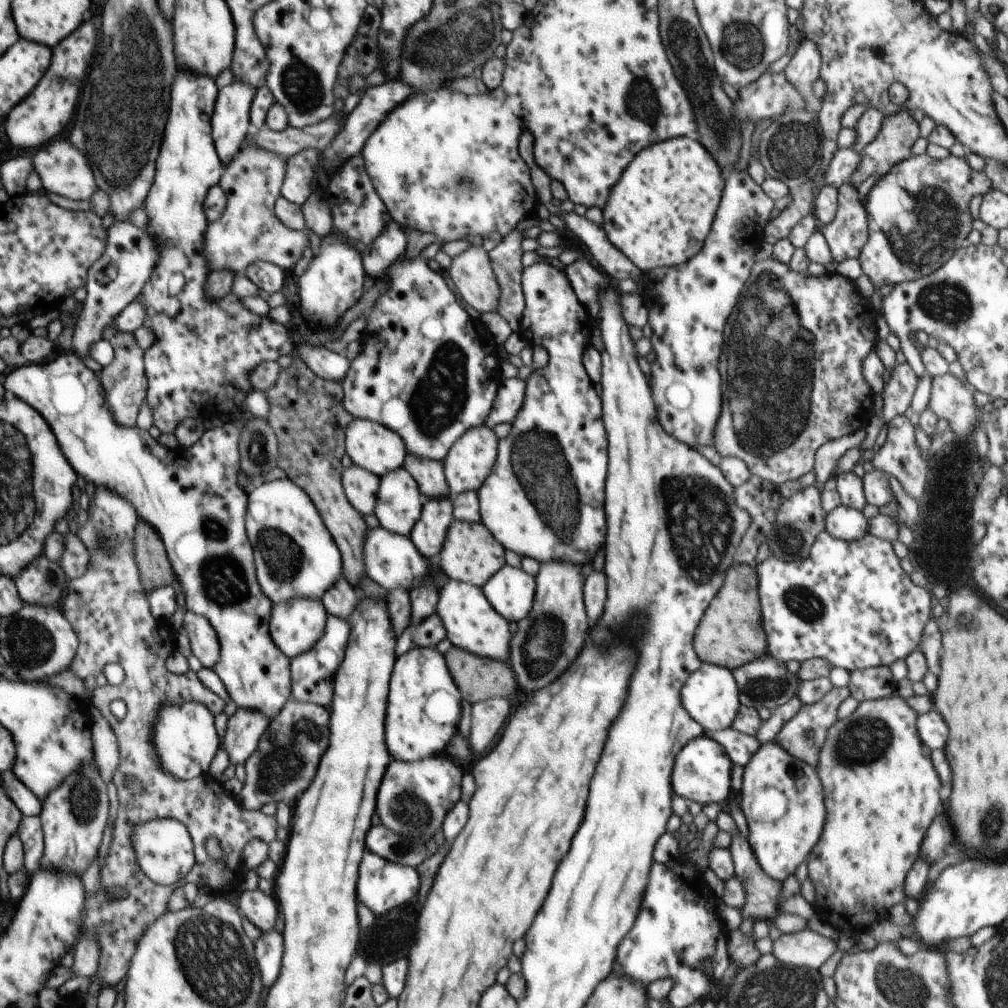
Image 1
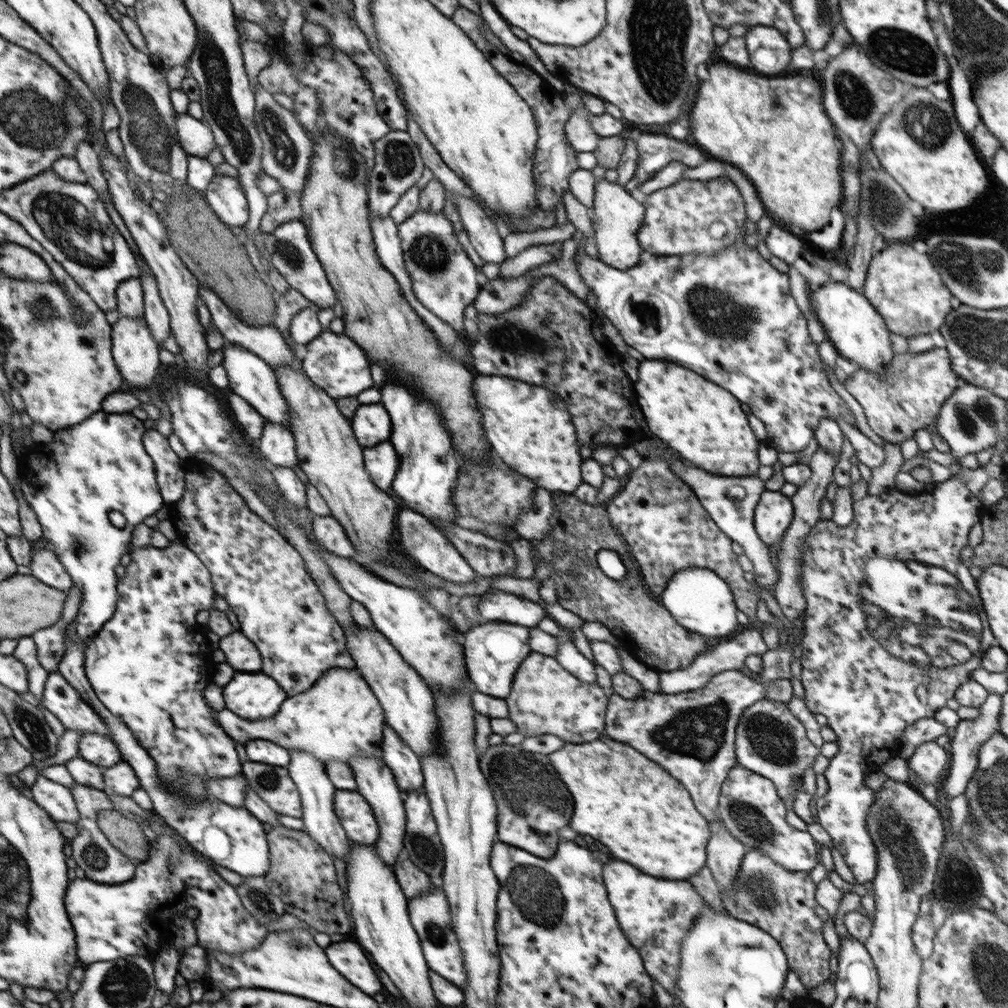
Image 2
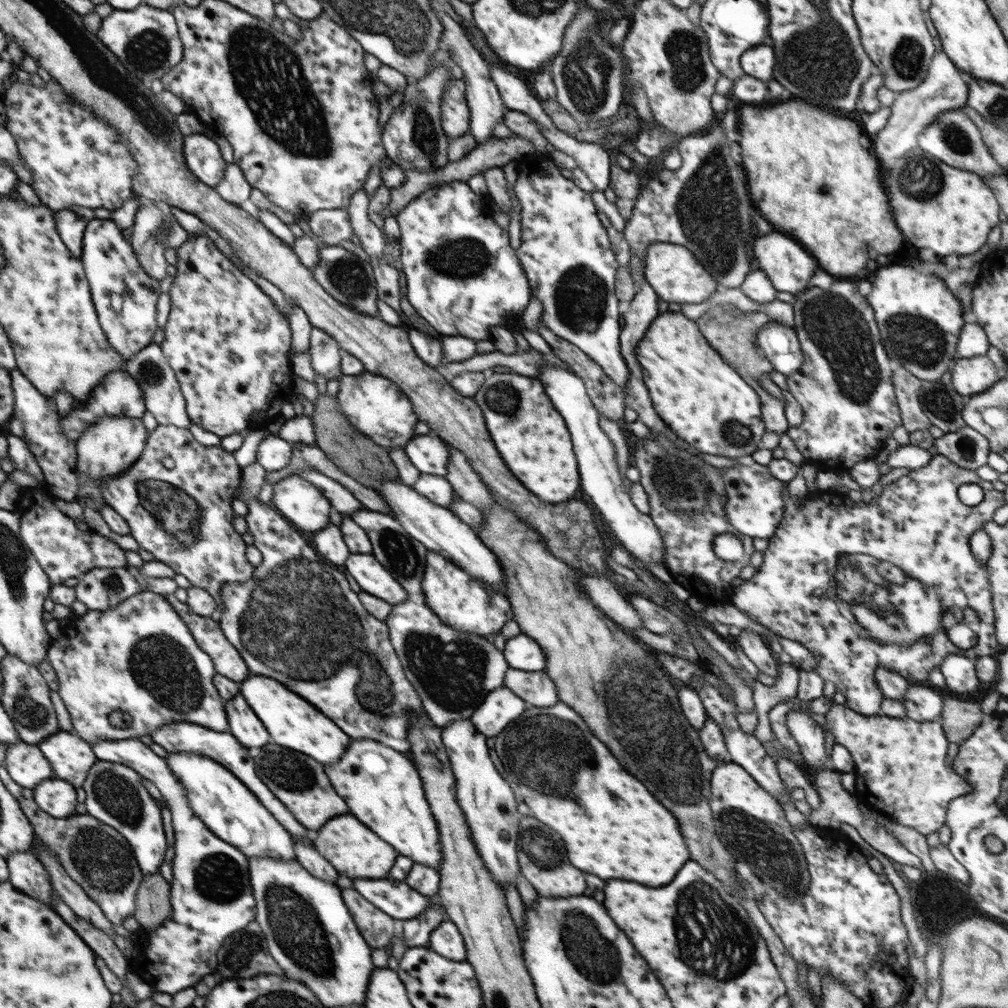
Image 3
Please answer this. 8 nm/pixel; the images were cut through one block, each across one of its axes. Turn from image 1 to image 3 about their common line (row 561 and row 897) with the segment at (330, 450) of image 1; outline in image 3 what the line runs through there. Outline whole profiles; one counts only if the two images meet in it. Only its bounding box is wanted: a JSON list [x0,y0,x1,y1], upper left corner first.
[341,888,394,950]

